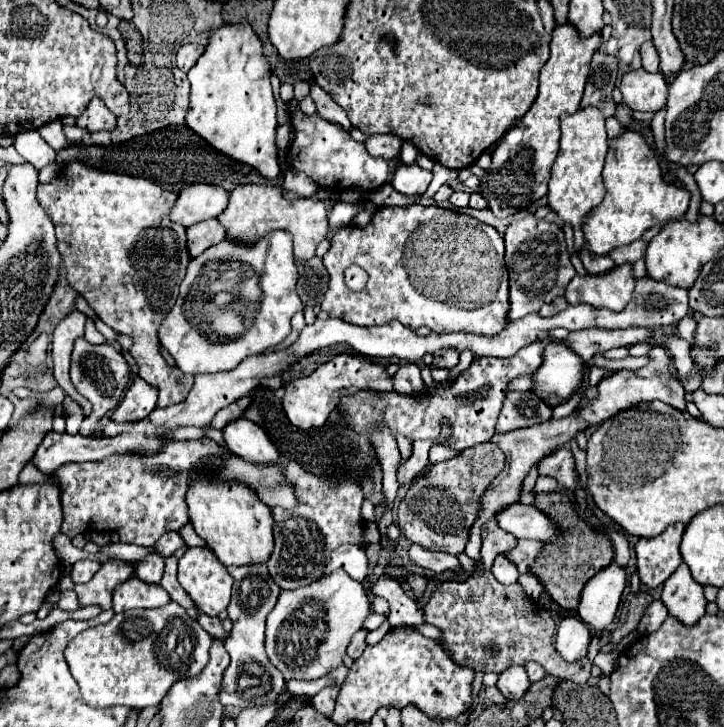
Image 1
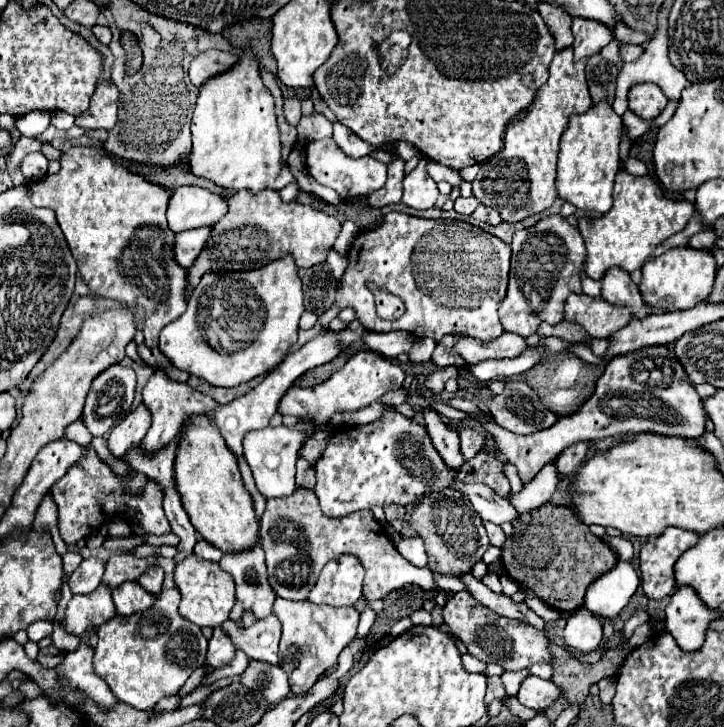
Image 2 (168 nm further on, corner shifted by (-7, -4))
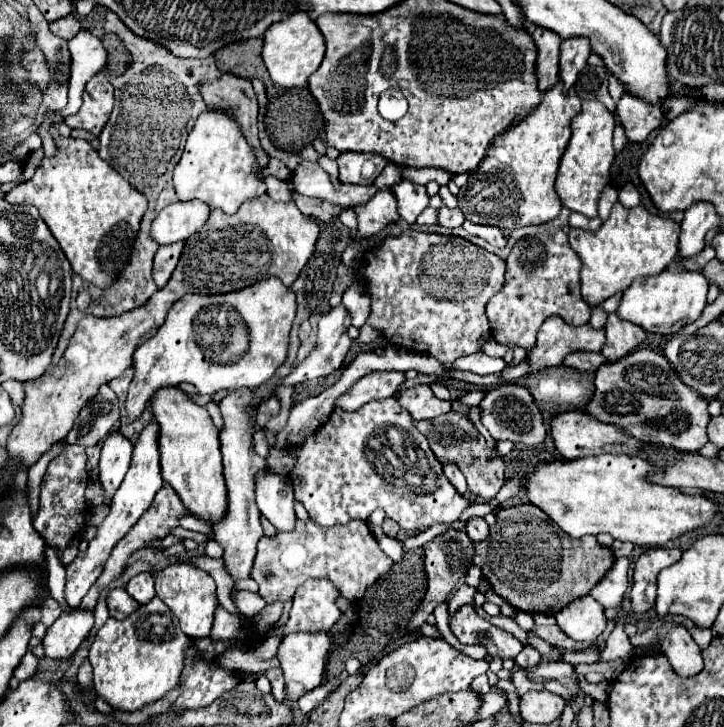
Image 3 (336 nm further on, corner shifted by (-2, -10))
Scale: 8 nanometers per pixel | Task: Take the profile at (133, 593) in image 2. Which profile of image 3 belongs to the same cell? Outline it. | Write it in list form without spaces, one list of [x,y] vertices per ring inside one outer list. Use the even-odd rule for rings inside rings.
[[[113,589],[107,595],[107,609],[109,609],[109,615],[115,619],[129,617],[137,607],[139,603],[135,603],[135,599],[131,599],[131,595],[127,595],[125,589]]]

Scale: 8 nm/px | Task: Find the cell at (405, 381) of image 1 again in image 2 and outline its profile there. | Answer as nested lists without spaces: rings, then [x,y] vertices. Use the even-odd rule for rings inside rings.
[[[422,409],[422,415],[424,415],[424,421],[426,421],[426,429],[430,433],[432,445],[436,447],[436,451],[440,453],[444,463],[450,469],[460,469],[464,459],[460,457],[460,437],[458,437],[458,433],[442,421],[438,411]]]

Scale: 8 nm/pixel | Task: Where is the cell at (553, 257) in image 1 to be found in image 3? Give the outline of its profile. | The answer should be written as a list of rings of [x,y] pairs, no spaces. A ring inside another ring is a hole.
[[[543,229],[533,237],[523,237],[507,257],[503,289],[489,299],[487,317],[491,335],[497,343],[509,347],[533,347],[537,329],[545,319],[559,315],[567,325],[589,323],[591,307],[579,295],[579,257],[571,251],[567,235],[561,229]]]

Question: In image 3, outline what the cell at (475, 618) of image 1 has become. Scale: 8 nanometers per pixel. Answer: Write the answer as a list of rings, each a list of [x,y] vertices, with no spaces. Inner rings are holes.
[[[463,605],[449,623],[453,635],[465,645],[483,645],[489,651],[489,657],[515,659],[515,655],[523,649],[521,641],[511,633],[491,625],[487,619],[479,617],[471,605]]]

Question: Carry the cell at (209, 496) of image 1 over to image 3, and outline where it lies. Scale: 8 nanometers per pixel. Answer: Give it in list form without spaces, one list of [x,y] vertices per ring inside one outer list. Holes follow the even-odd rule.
[[[163,387],[151,397],[151,413],[159,427],[157,441],[163,481],[167,481],[177,491],[191,515],[209,523],[219,521],[223,511],[227,511],[227,487],[221,467],[219,431],[207,415],[207,409],[193,403],[179,387]]]

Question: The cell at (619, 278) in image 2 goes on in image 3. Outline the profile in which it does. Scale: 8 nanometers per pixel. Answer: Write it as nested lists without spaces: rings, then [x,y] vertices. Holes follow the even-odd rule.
[[[615,313],[609,315],[605,331],[607,331],[607,339],[601,353],[611,363],[621,361],[629,353],[647,345],[647,333],[641,327],[635,327],[633,323],[623,323],[621,319],[615,319]]]

